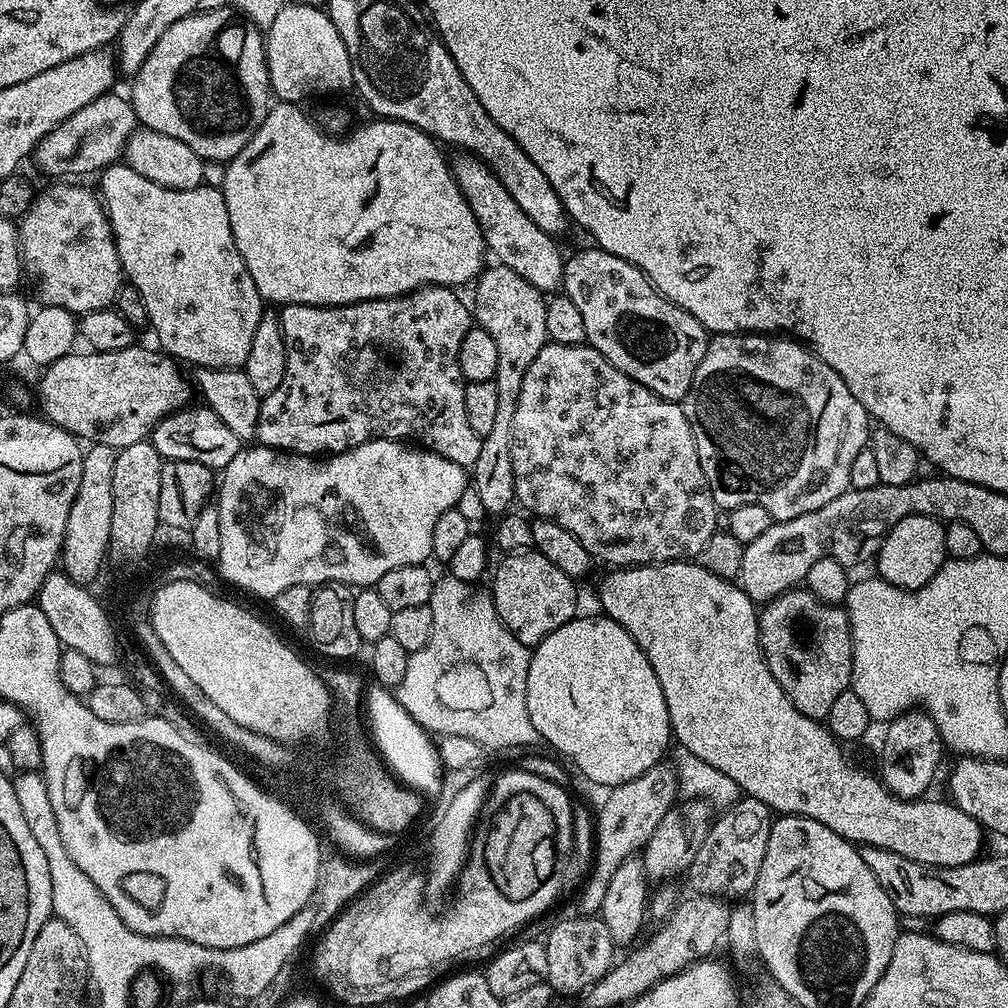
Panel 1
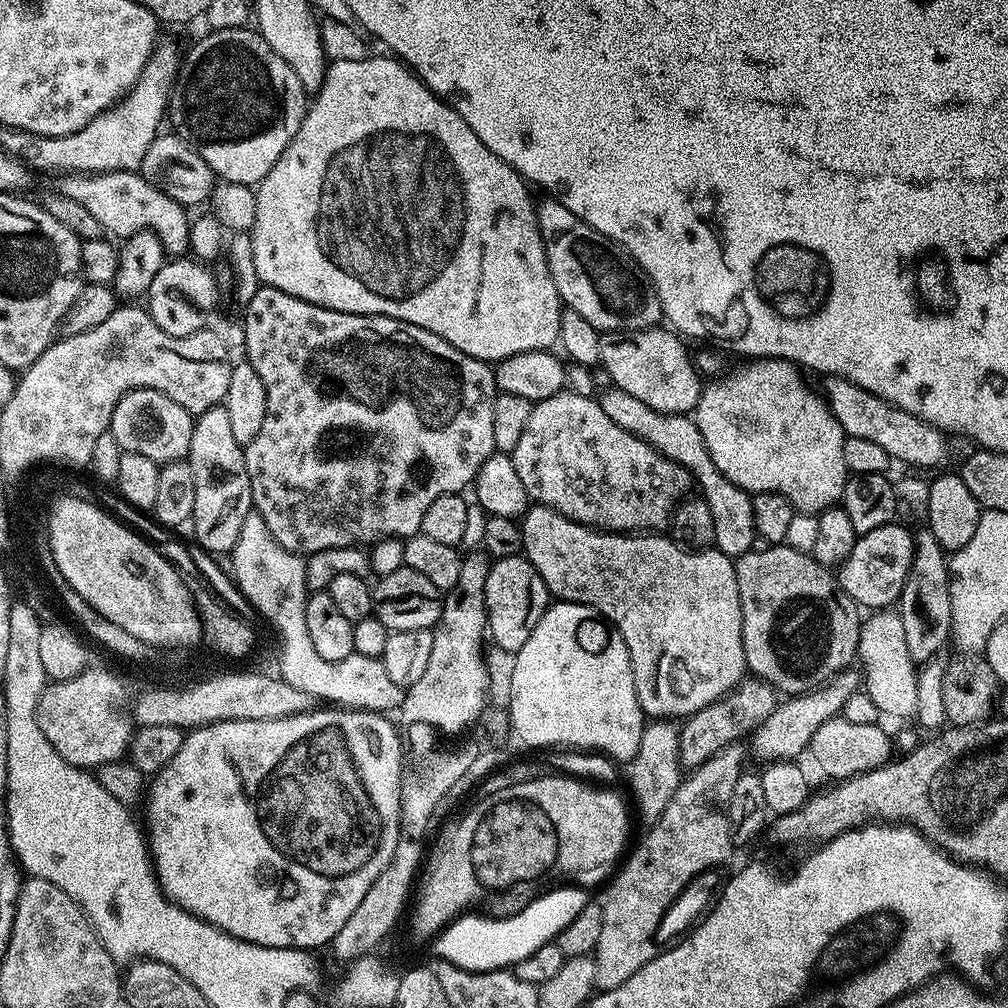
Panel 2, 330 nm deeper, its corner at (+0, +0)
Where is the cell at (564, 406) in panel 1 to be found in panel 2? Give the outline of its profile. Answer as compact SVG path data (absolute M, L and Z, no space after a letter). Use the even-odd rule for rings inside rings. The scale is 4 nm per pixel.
M571 390L533 403L530 422L526 422L526 430L522 430L522 438L518 438L518 446L514 446L510 455L529 501L553 508L558 514L579 524L587 524L589 528L617 534L640 534L645 530L663 529L660 527L671 521L676 505L690 485L687 469L668 460L647 441L611 421L599 399Z

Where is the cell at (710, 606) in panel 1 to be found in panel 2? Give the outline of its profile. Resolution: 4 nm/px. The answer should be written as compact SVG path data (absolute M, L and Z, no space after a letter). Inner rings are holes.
M532 506L525 511L519 521L522 534L523 555L538 570L542 582L546 582L549 593L557 601L569 604L585 604L588 608L594 608L613 628L622 634L626 642L626 650L630 654L630 666L634 670L634 690L638 694L640 709L648 718L687 718L693 716L698 710L710 706L710 702L728 695L733 688L745 679L746 665L744 651L742 650L742 606L738 594L738 578L733 557L719 550L689 550L681 546L677 541L664 534L617 534L589 528L587 524L579 524L562 514L558 514L553 508Z

